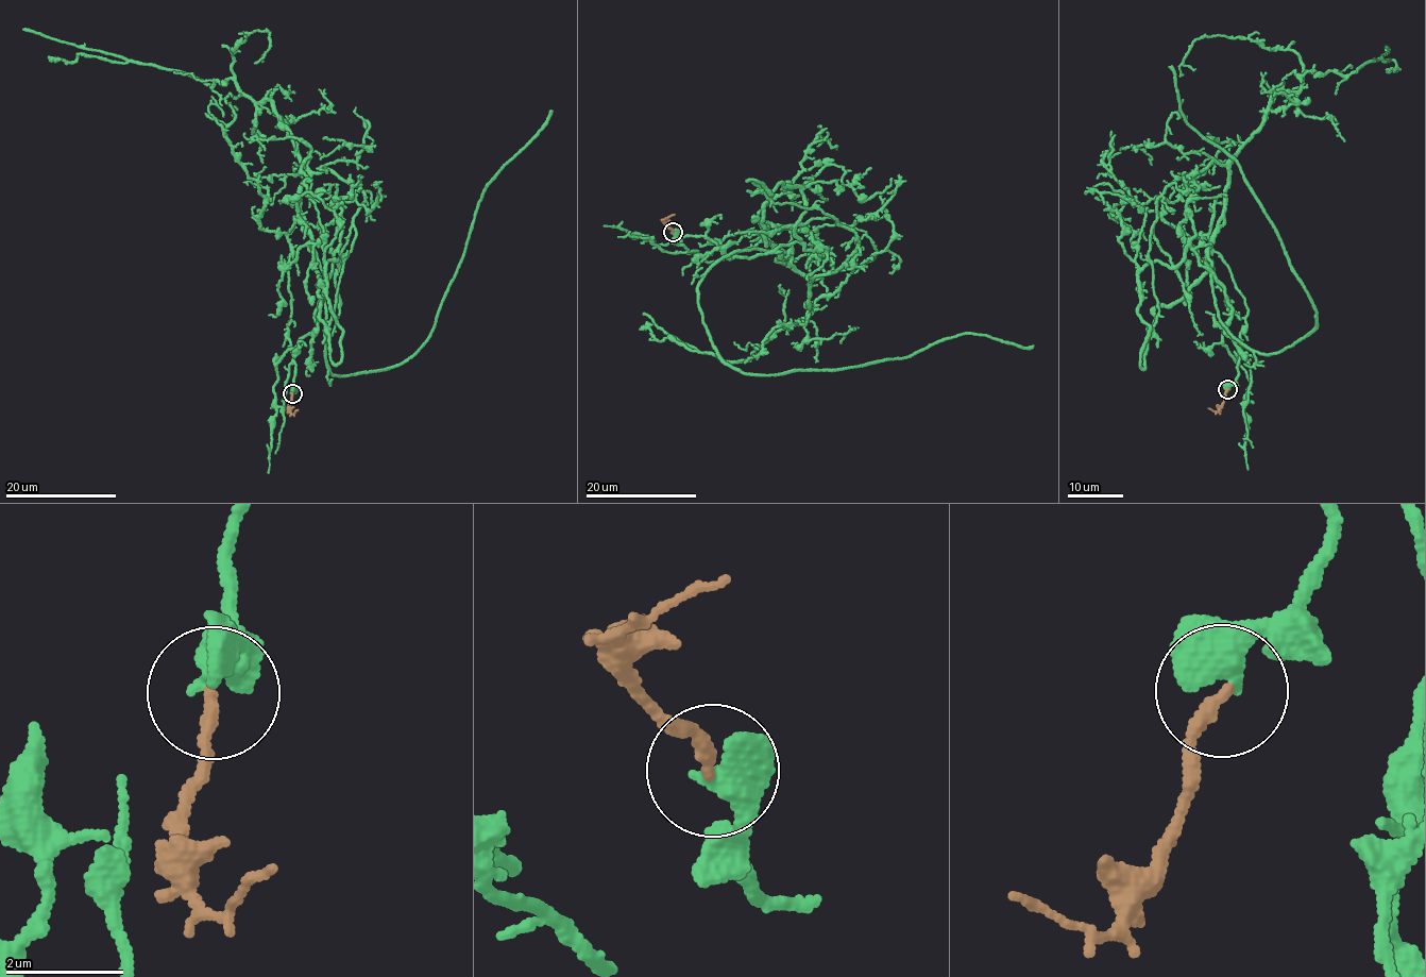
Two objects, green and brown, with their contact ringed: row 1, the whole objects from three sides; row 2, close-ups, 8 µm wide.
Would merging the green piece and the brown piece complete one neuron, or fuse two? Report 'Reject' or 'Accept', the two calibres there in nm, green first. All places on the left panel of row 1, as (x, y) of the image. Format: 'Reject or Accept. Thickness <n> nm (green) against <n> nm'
Accept. Thickness 400 nm (green) against 200 nm

